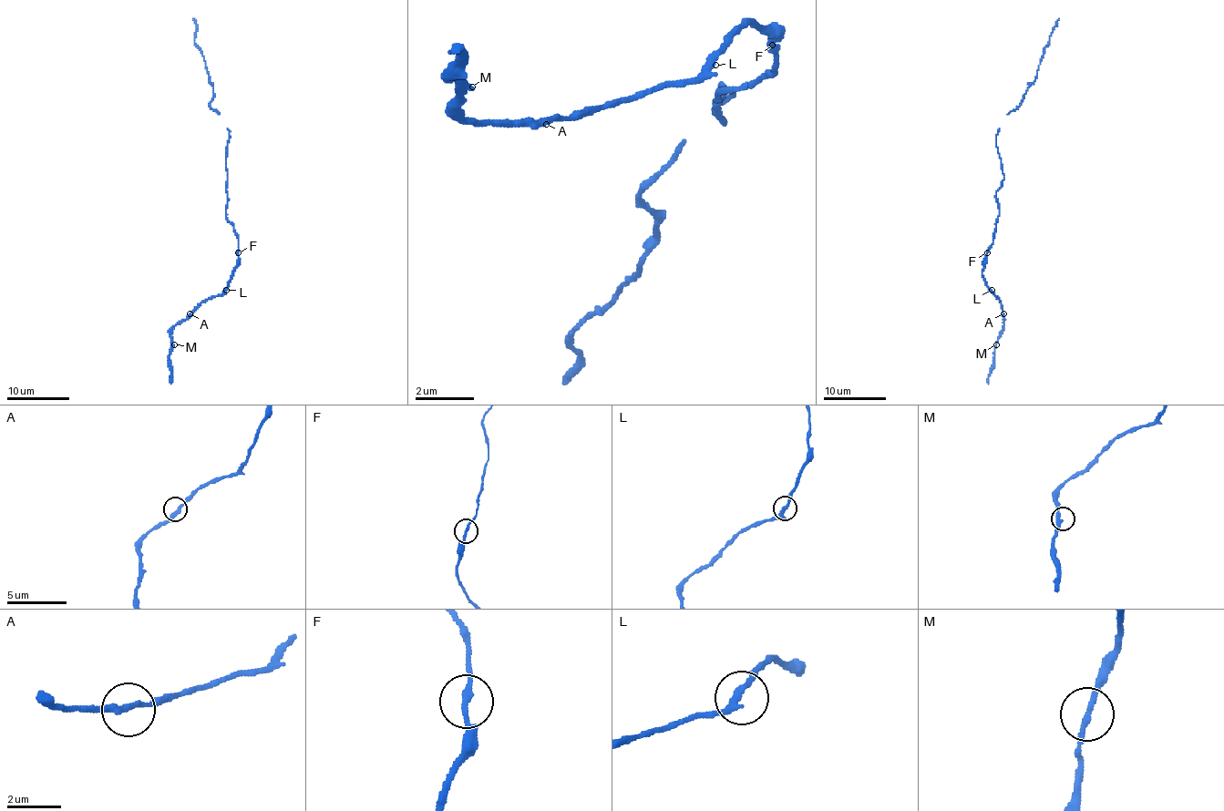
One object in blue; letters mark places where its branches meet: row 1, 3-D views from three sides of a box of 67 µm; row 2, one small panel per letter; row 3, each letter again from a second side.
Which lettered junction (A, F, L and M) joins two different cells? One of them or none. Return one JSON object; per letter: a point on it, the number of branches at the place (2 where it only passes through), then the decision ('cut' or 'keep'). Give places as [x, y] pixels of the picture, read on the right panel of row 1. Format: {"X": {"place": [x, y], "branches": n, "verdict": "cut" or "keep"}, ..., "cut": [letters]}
{"A": {"place": [1003, 313], "branches": 2, "verdict": "keep"}, "F": {"place": [987, 252], "branches": 2, "verdict": "cut"}, "L": {"place": [992, 290], "branches": 2, "verdict": "keep"}, "M": {"place": [996, 344], "branches": 2, "verdict": "keep"}, "cut": ["F"]}

